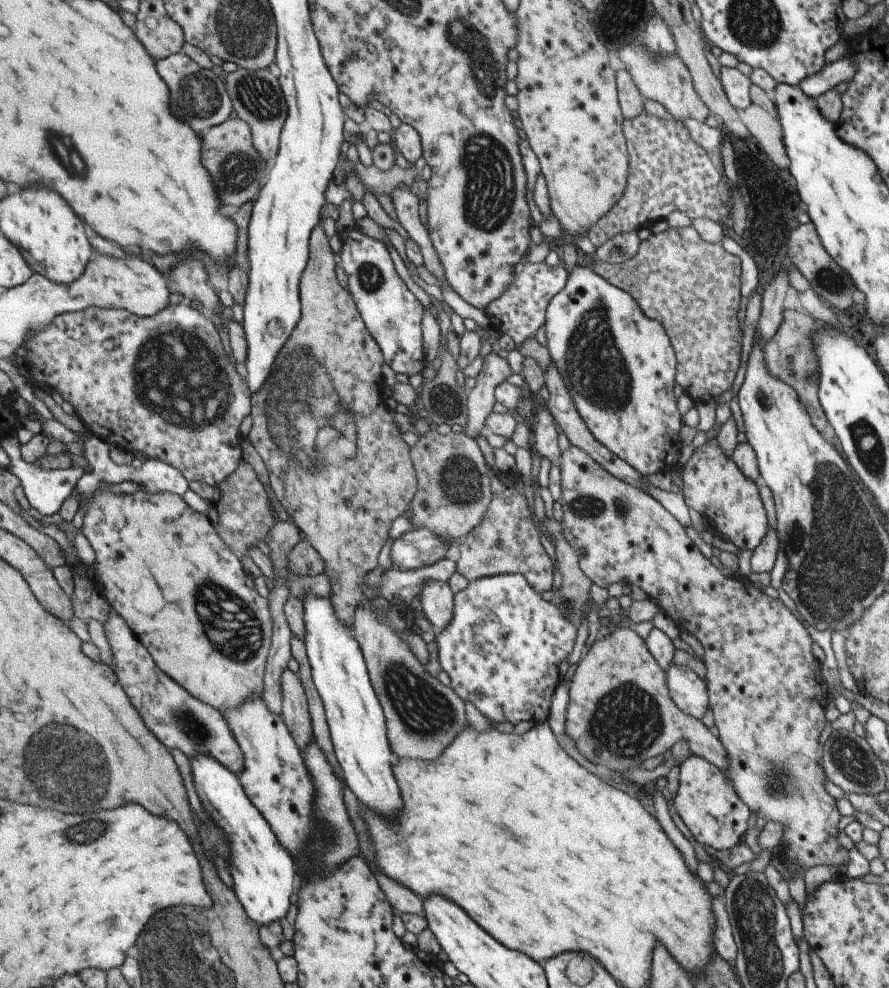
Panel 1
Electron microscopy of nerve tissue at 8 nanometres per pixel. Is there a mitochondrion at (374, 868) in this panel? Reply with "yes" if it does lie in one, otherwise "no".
no

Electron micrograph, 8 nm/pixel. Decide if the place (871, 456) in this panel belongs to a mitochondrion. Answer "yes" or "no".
yes

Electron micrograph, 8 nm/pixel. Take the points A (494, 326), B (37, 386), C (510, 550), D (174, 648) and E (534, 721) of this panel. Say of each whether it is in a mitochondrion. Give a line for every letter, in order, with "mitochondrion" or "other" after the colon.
A: other
B: other
C: other
D: other
E: other

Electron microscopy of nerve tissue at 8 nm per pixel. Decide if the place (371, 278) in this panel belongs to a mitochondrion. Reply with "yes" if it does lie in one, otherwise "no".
yes

